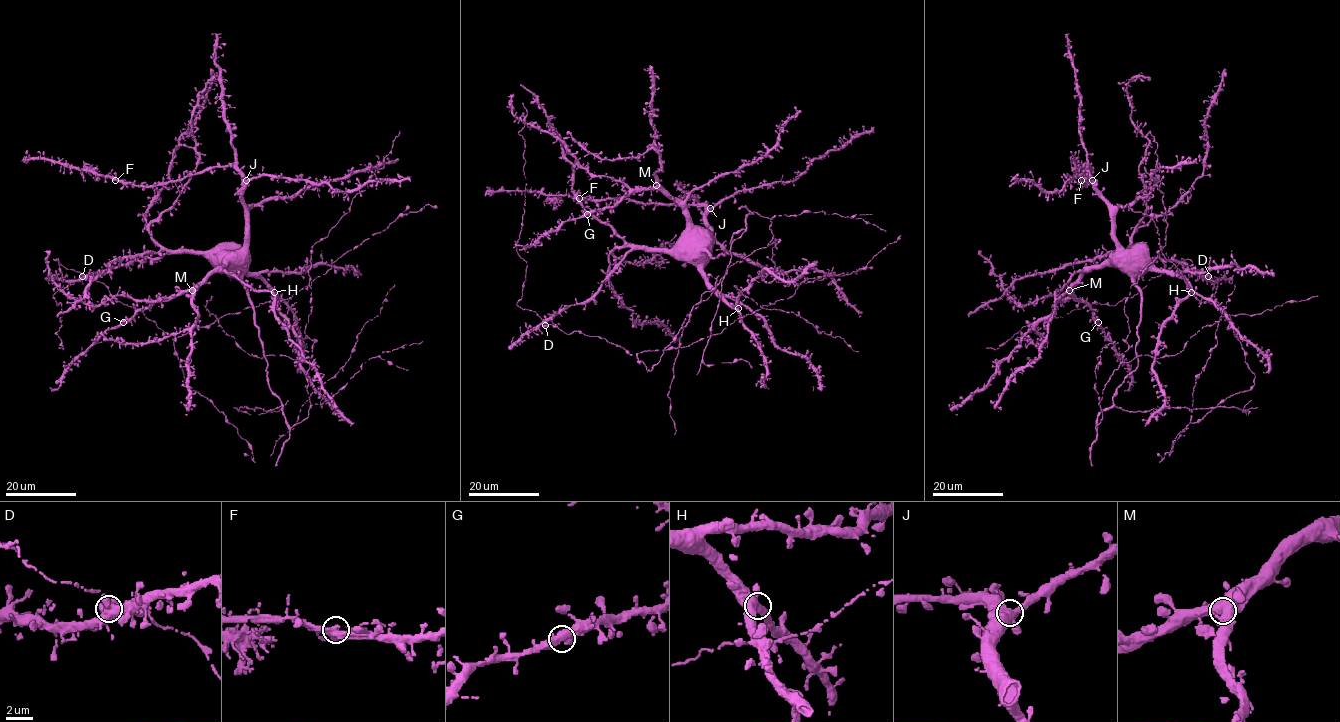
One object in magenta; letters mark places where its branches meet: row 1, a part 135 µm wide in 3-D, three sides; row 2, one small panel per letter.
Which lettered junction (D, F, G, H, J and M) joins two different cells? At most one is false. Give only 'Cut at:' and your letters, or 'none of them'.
Cut at: none of them

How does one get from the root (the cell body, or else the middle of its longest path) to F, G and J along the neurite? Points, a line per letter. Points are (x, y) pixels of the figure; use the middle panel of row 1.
F: (685, 243), (709, 231), (706, 209), (701, 205), (579, 198)
G: (685, 243), (688, 221), (684, 211), (657, 189), (633, 190), (613, 206), (597, 208), (587, 214)
J: (685, 243), (709, 231), (706, 214), (710, 208)

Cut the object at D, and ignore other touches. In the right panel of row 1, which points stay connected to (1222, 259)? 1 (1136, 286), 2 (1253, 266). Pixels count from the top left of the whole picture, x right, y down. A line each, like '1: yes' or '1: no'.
1: yes
2: yes

